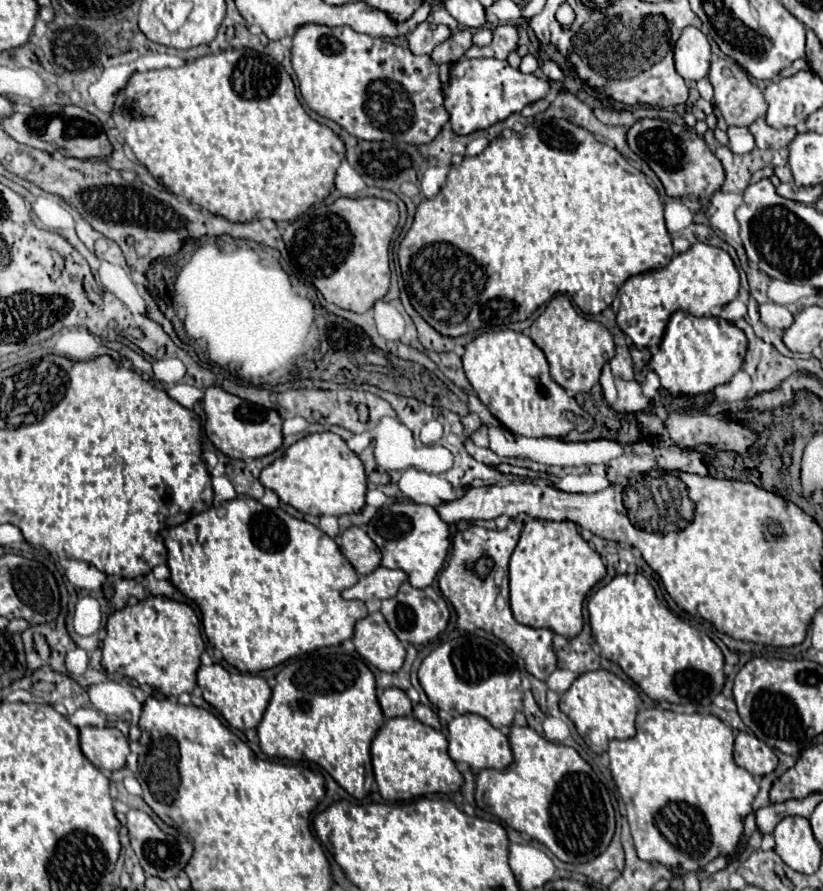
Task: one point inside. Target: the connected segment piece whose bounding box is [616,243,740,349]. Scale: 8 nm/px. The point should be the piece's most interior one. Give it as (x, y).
(701, 281)

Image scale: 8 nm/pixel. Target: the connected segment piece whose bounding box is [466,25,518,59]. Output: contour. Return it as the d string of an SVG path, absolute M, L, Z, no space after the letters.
M500 25L494 29L494 39L488 47L476 47L472 45L466 51L466 57L494 57L494 59L506 59L510 51L518 47L518 31L514 25Z

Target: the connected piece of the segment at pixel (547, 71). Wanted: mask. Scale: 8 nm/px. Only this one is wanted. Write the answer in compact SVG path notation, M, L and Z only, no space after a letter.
M544 61L544 75L552 81L562 81L564 73L560 71L560 67L554 61Z

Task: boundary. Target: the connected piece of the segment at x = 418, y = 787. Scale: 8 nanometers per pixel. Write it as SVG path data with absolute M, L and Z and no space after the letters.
M414 717L388 719L372 741L372 767L386 801L408 801L432 793L454 793L464 785L462 773L448 755L446 737Z

